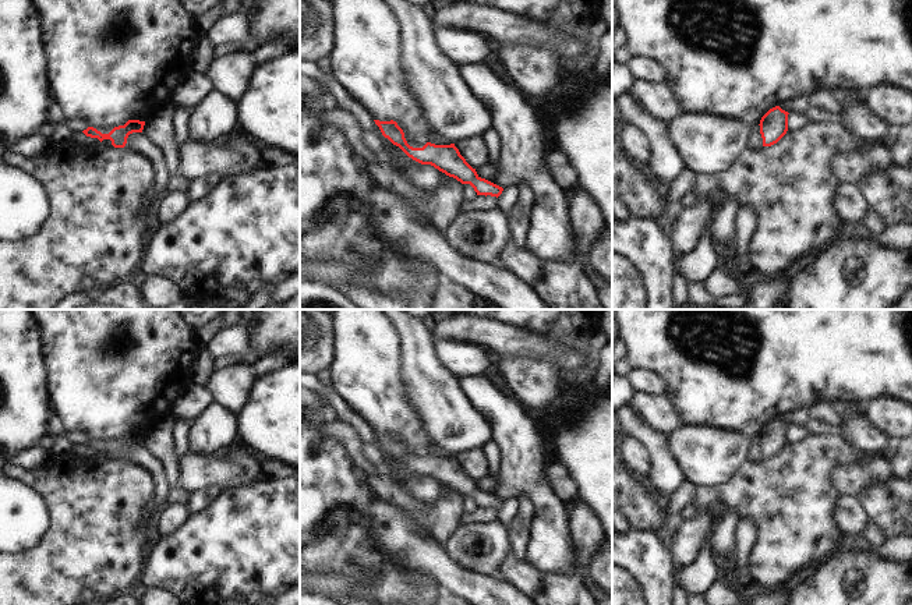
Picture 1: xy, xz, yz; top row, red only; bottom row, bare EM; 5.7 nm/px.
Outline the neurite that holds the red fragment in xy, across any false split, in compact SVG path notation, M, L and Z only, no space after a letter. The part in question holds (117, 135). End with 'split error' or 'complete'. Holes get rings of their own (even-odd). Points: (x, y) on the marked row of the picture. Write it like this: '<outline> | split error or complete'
M128 120L124 125L114 127L109 134L102 134L93 127L88 127L82 132L86 137L98 138L100 142L103 139L110 139L114 148L124 148L127 138L132 132L142 132L145 121Z | complete

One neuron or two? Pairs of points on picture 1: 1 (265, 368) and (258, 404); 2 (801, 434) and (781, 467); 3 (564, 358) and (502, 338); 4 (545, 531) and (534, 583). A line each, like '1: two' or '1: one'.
1: two
2: two
3: one
4: two

